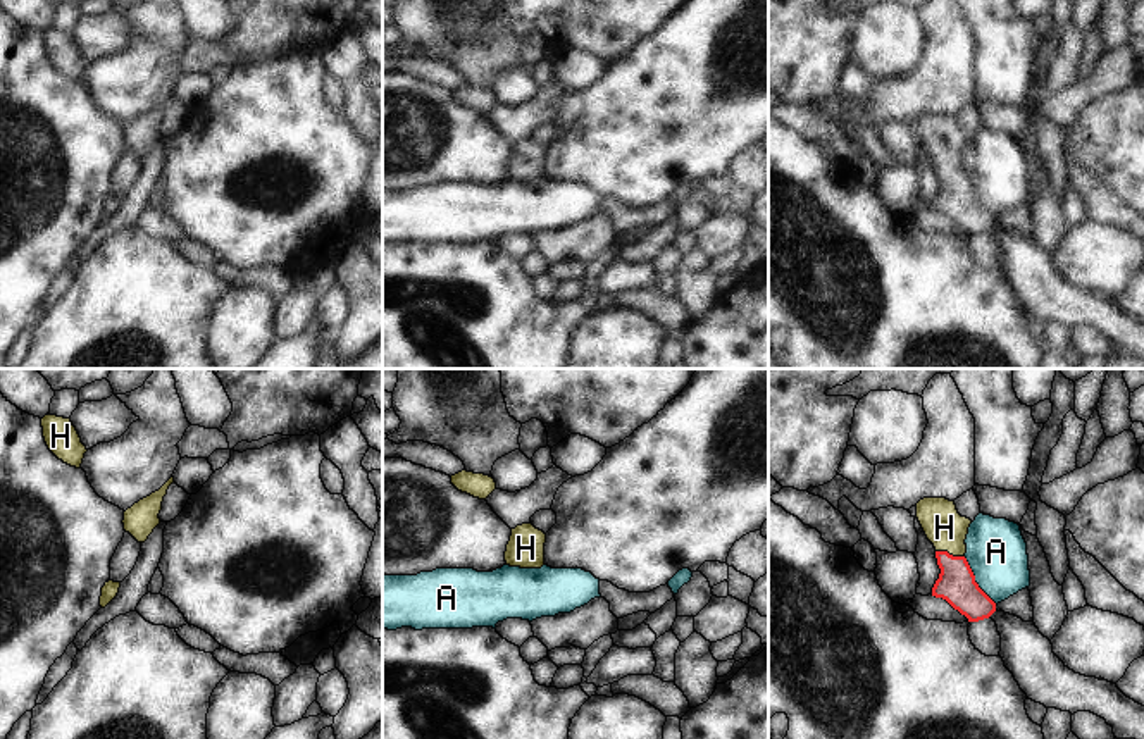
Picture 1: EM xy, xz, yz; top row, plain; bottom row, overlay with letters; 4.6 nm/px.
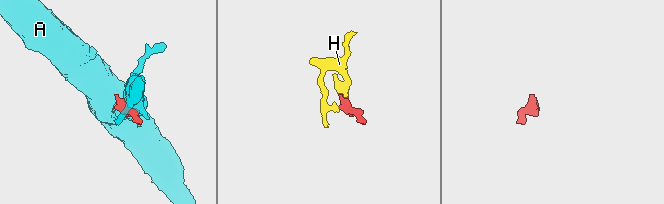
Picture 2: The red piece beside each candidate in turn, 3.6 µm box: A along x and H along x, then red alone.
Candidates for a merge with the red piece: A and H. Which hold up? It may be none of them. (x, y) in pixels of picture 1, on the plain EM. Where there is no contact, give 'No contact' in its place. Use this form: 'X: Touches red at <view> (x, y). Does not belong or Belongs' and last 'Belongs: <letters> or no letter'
A: Touches red at yz (974, 195). Does not belong
H: Touches red at yz (948, 167). Belongs
Belongs: H.

